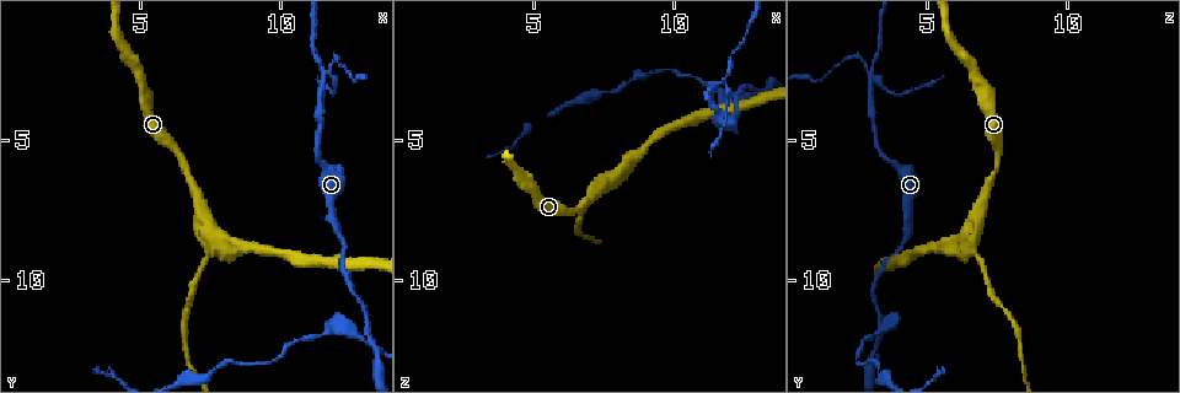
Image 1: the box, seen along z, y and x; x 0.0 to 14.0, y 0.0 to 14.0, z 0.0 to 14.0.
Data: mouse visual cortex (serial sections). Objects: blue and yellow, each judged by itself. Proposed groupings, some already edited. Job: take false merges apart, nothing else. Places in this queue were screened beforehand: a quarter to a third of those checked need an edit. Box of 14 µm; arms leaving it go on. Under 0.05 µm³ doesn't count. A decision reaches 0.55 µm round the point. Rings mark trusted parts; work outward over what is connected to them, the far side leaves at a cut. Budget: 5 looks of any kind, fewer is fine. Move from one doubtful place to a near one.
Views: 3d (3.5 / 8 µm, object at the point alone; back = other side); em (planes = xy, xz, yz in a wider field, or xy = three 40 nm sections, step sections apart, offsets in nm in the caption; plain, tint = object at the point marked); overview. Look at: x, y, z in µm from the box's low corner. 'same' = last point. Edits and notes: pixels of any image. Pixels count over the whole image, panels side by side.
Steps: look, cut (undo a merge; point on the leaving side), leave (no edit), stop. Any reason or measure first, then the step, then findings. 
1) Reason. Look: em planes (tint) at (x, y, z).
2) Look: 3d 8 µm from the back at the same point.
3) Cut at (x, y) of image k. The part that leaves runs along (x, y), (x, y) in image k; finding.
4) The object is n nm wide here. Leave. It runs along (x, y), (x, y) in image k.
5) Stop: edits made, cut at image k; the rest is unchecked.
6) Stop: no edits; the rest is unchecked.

Thick turns thin. Look: 3d 8 µm at (12.1, 8.5, 4.3).

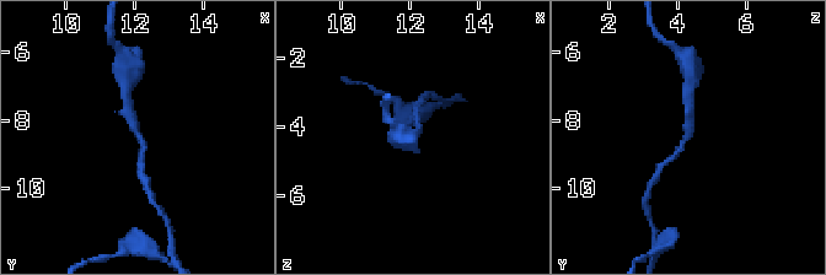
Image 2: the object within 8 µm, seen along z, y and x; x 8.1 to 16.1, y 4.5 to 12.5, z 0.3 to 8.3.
Look: 3d 3.5 µm at (12.1, 8.4, 4.3).

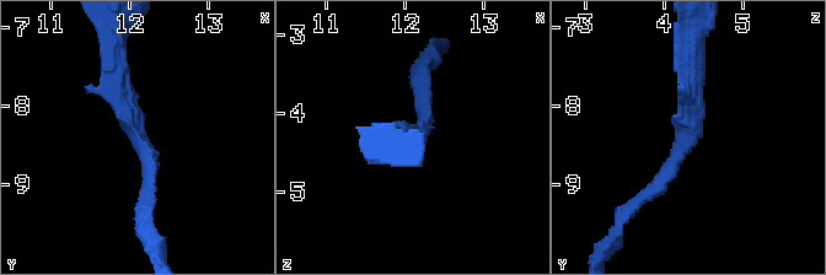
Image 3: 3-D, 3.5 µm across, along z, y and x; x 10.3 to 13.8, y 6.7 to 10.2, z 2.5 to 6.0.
The arms are 150, 300 nm wide; now the EM. Look: em planes (tint) at (12.15, 8.45, 4.30).

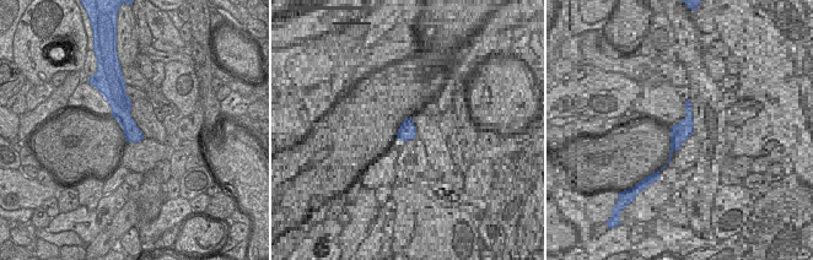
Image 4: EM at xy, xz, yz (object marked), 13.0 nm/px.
Leave. It runs along (688, 68), (691, 139), (634, 206) in image 3; continuous, no second cell.

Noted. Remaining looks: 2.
Four or more arms meet. Look: 3d 3.5 µm at (13.1, 12.2, 3.4).

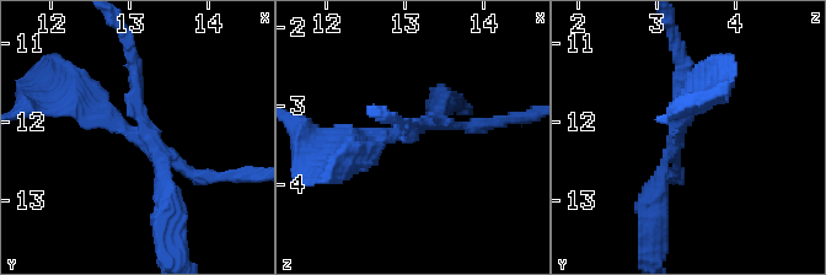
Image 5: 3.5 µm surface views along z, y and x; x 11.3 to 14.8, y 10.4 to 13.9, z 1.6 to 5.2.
4 arms meet here; the arms are 150, 150, 200, 200 nm wide. Look: em xy step 2 (tint) at (13.10, 12.15, 3.25).

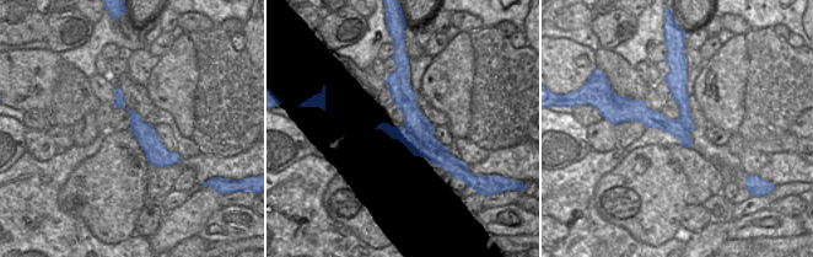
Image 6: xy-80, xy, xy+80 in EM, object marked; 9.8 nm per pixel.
Cut at (96, 123) of image 5. The part that leaves runs along (135, 134), (86, 97), (37, 108) in image 5; a second cell is stuck on.

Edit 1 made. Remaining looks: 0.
Stop: edits made, cut at image 5; the rest is unchecked.

